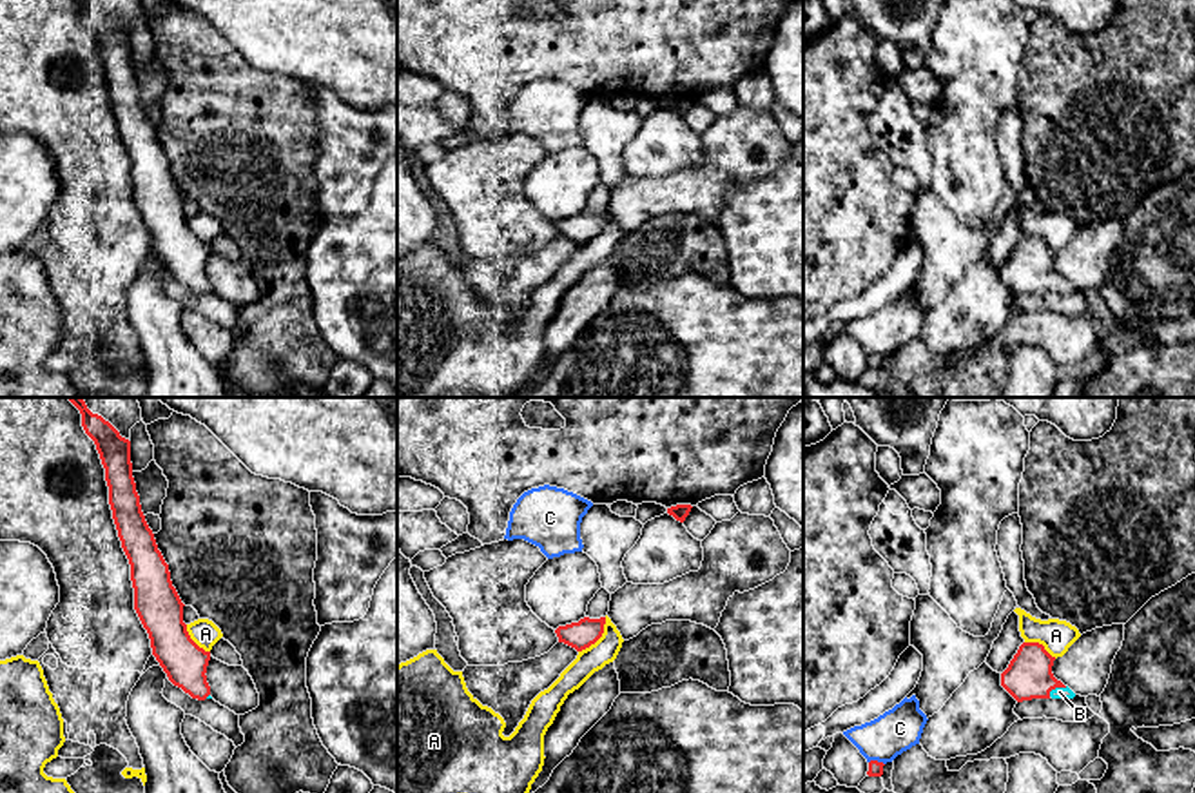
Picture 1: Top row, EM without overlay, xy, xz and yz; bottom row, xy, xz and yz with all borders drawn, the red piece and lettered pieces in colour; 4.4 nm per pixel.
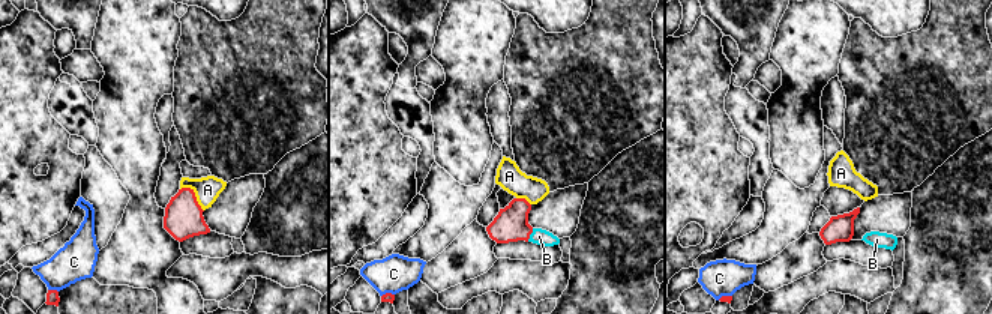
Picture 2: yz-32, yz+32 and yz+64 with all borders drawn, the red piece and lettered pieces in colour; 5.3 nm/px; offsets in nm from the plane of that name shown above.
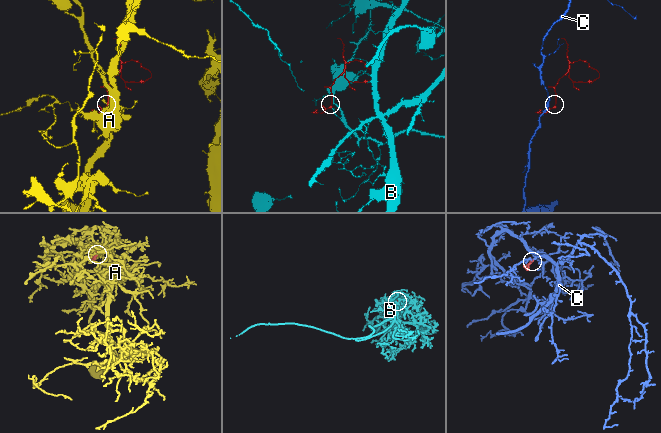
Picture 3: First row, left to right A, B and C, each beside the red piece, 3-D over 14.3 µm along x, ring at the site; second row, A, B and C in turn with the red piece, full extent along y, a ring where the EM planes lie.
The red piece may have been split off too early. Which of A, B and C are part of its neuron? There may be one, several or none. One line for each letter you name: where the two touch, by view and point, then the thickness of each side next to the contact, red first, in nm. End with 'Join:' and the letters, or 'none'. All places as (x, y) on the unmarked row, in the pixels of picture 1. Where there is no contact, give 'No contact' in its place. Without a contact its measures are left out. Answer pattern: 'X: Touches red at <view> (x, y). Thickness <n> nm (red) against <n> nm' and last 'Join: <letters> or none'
B: Touches red at yz (1056, 280). Thickness 200 nm (red) against 50 nm
Join: B

